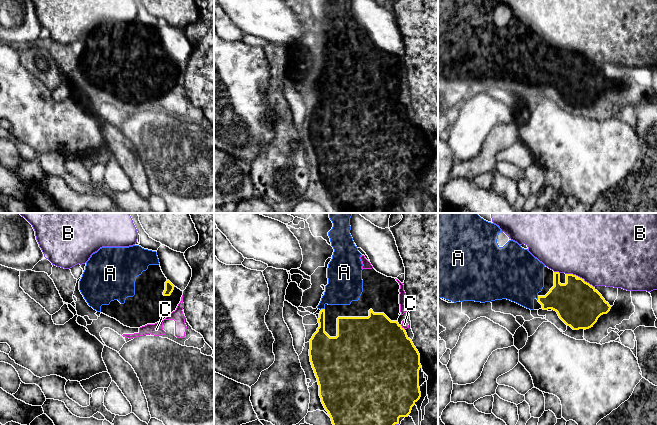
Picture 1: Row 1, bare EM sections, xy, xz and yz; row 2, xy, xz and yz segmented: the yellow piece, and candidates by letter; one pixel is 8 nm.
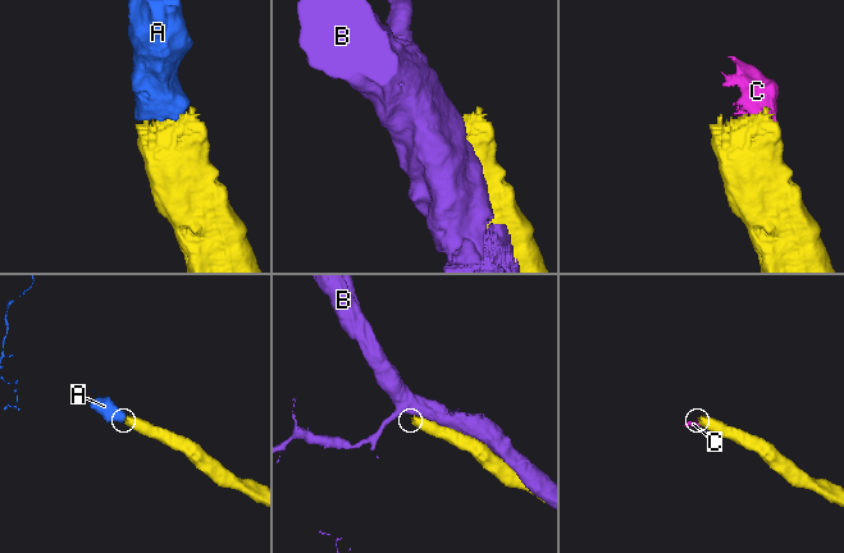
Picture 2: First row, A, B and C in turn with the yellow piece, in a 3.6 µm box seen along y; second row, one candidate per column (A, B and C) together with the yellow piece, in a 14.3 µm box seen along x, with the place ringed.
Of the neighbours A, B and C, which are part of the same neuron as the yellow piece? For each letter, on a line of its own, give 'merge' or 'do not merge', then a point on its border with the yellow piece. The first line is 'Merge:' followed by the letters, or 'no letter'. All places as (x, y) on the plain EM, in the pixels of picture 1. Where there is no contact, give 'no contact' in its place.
Merge: A
A: merge; contact xz (322, 85)
B: do not merge; contact yz (583, 56)
C: do not merge; contact xz (401, 103)

